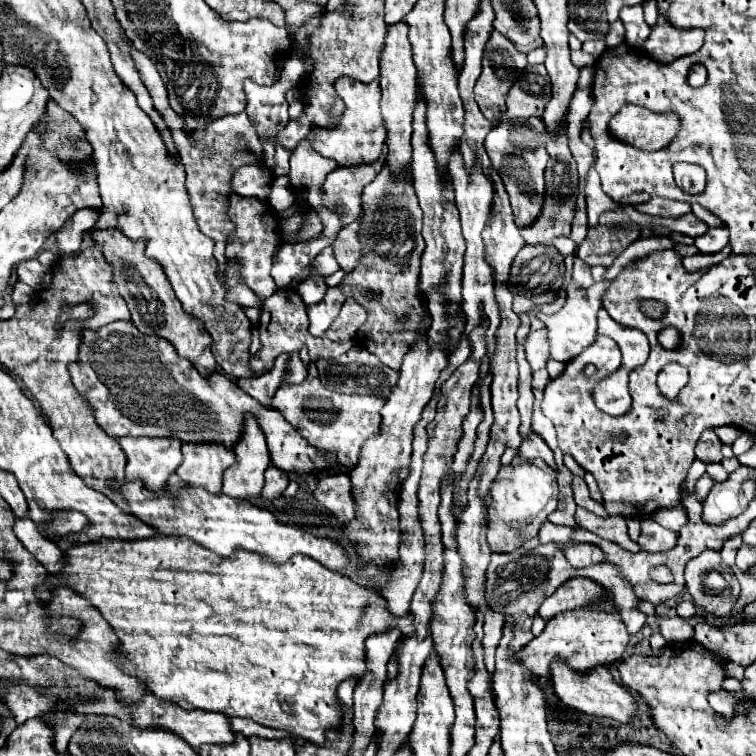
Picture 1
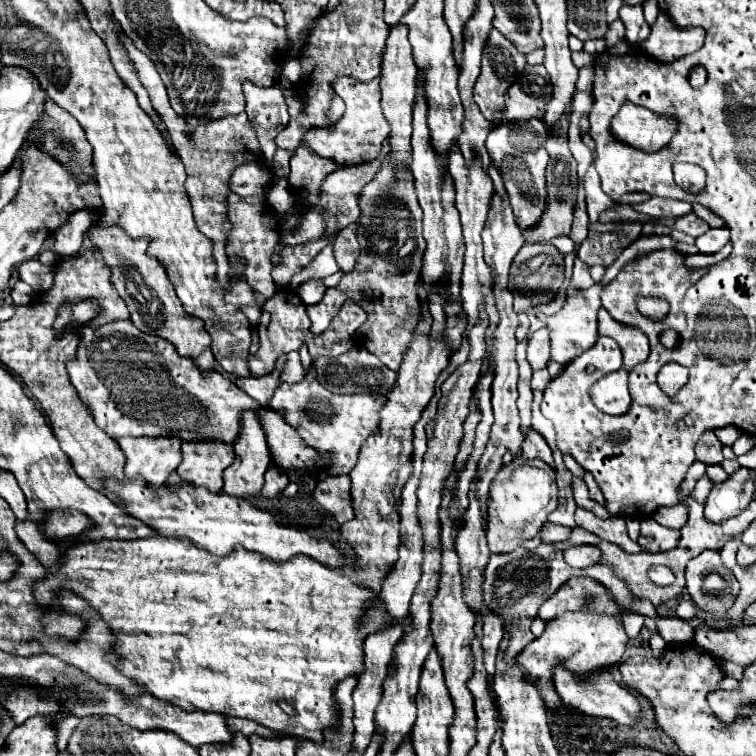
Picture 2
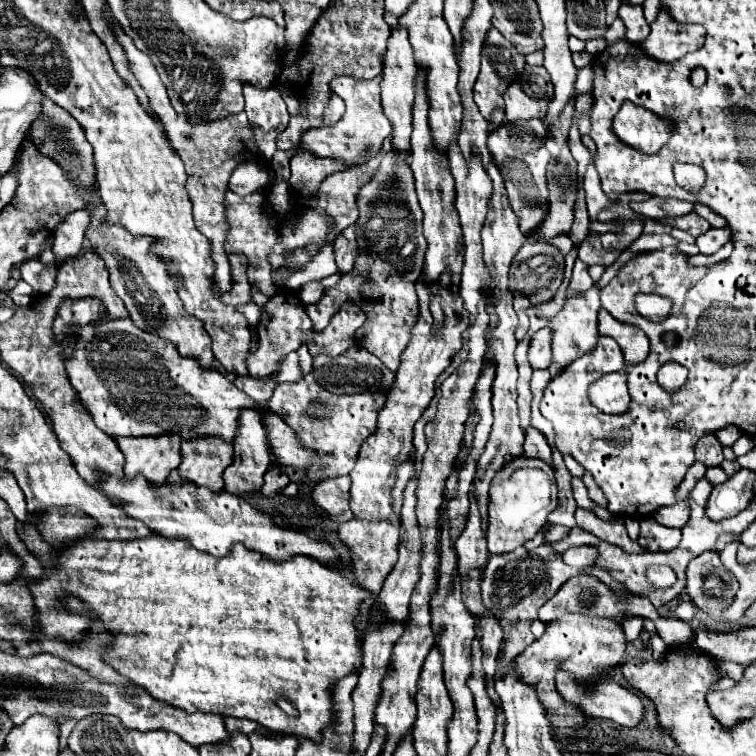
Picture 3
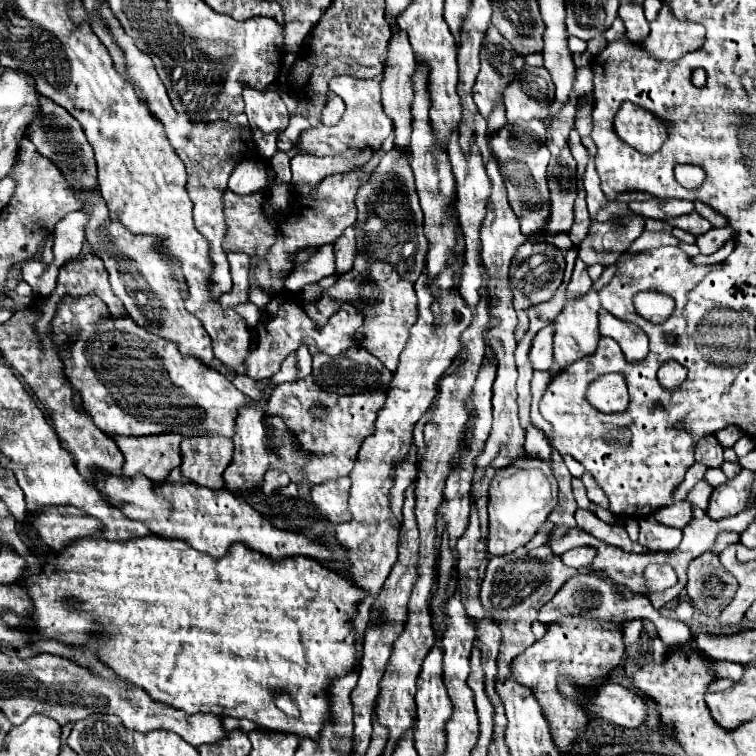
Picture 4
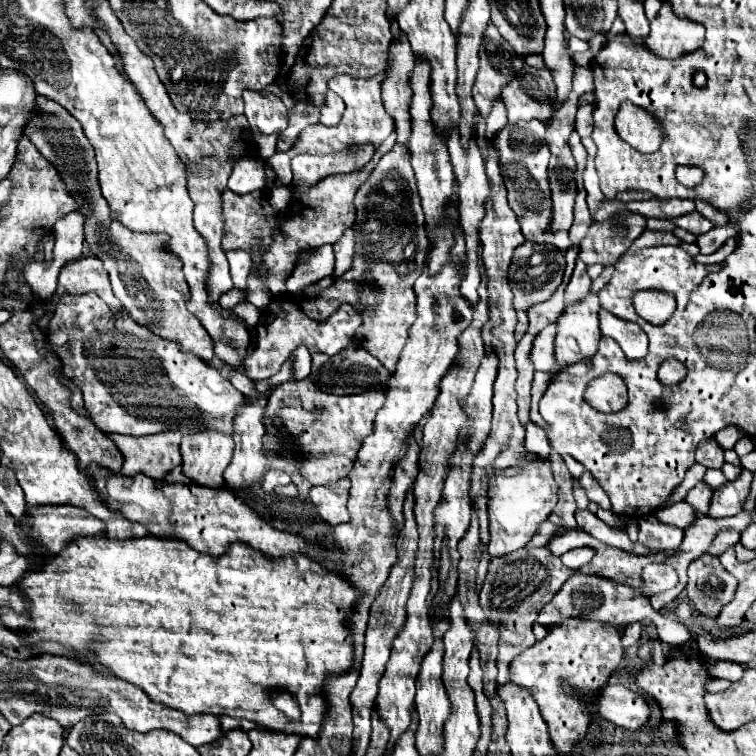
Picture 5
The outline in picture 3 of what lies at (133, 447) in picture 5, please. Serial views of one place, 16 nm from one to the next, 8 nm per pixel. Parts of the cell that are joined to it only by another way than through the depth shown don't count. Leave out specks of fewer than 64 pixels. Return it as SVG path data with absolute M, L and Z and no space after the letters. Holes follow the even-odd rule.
M144 436L144 438L114 438L120 446L126 464L124 476L144 476L152 484L160 486L166 482L168 474L180 466L180 436Z

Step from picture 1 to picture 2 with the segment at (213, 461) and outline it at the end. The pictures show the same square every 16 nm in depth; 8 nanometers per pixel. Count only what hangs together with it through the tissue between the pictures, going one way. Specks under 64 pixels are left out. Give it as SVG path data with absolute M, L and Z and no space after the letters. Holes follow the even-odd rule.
M194 440L182 442L182 458L178 474L184 482L220 492L222 472L232 464L234 452L230 444L220 444L220 440Z

